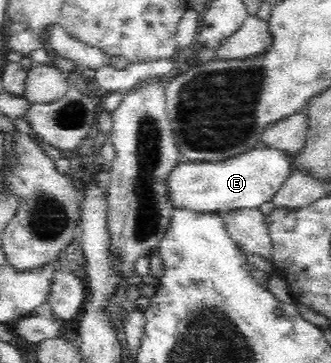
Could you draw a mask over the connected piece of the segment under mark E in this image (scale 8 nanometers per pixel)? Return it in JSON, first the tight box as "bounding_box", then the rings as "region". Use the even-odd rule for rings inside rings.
{"bounding_box":[168,148,294,219],"region":[[[256,148],[248,150],[246,153],[225,159],[224,161],[199,161],[190,162],[182,160],[170,171],[168,177],[168,192],[170,192],[170,202],[173,209],[194,209],[201,213],[210,211],[225,219],[232,211],[240,209],[260,208],[262,203],[272,201],[272,197],[278,193],[282,183],[290,177],[294,170],[292,154],[278,148]]]}

